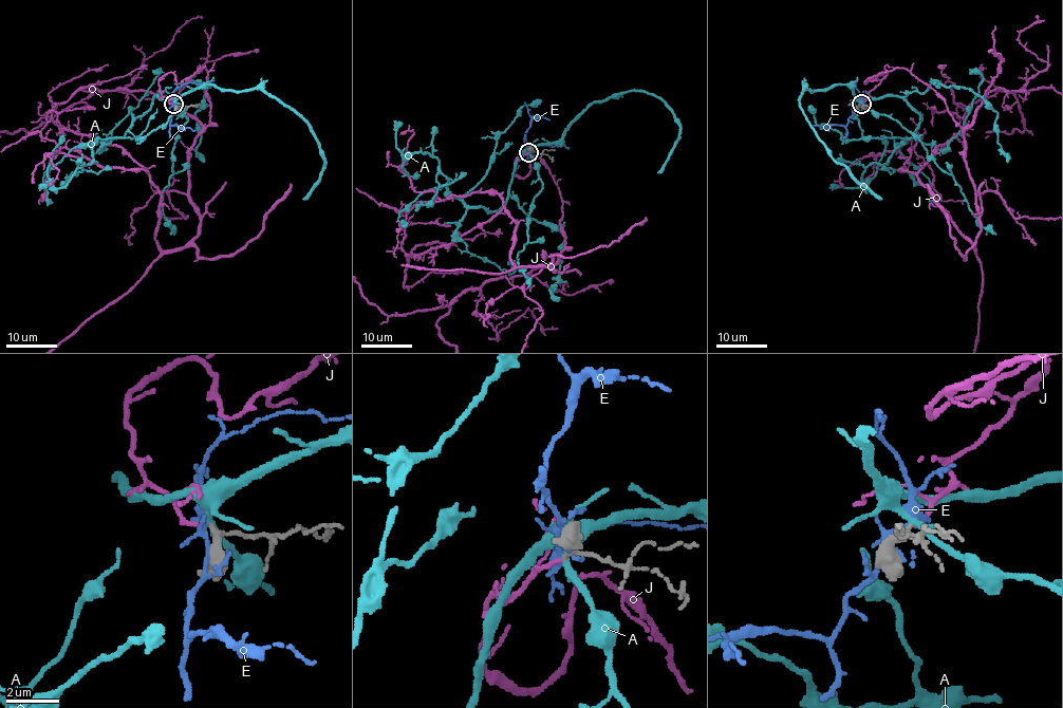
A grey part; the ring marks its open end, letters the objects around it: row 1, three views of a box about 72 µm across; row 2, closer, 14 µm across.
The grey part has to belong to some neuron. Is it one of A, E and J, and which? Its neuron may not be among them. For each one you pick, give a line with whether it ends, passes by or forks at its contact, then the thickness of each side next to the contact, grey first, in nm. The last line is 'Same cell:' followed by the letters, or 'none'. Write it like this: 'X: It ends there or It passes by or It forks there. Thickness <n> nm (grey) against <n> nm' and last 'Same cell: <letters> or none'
J: It ends there. Thickness 200 nm (grey) against 130 nm
Same cell: J

